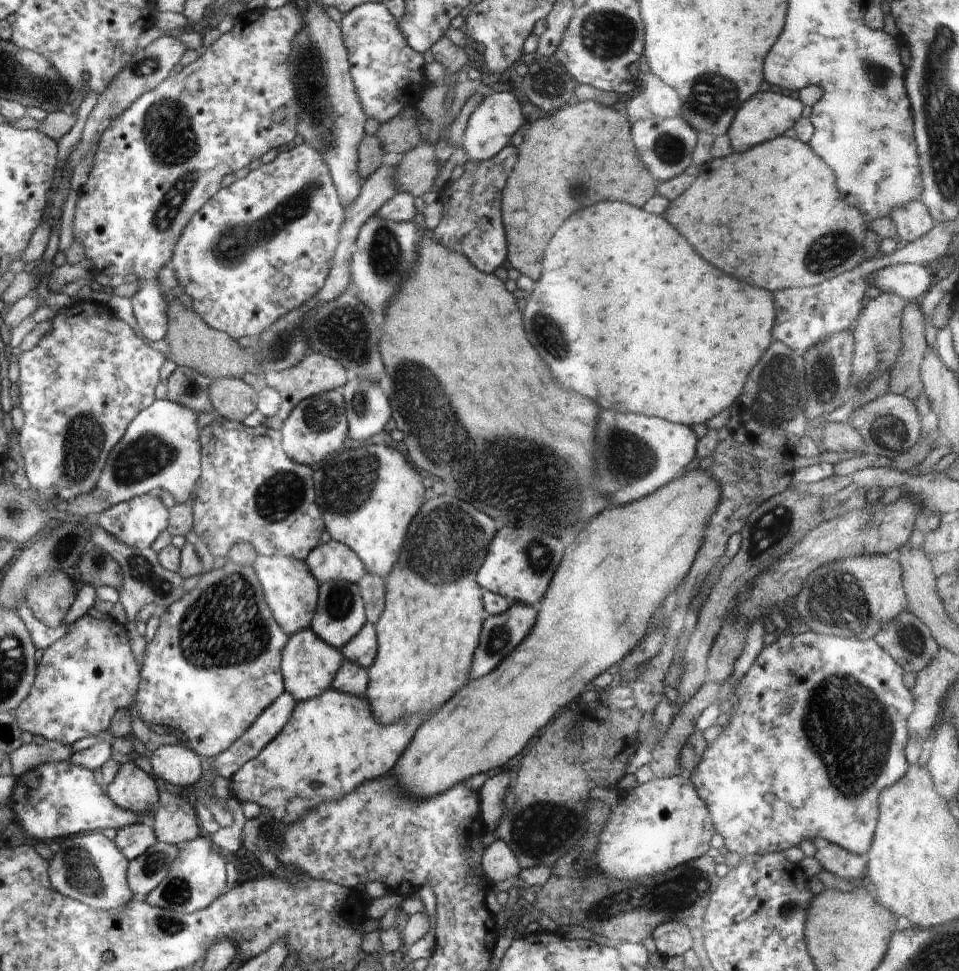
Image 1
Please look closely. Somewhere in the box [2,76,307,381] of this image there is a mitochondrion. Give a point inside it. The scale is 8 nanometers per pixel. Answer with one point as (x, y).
(167, 129)

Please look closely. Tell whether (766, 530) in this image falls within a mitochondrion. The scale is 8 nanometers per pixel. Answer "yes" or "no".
yes

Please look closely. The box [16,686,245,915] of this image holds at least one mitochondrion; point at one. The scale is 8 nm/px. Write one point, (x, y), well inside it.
(82, 871)

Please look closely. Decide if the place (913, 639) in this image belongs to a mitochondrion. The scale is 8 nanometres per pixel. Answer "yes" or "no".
yes

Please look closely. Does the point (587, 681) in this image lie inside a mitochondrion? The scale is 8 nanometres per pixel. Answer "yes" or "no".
no

